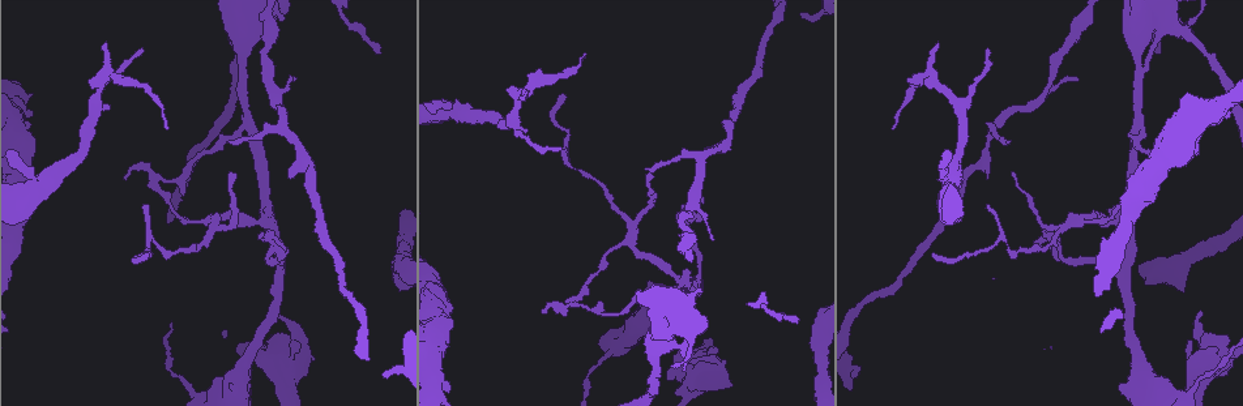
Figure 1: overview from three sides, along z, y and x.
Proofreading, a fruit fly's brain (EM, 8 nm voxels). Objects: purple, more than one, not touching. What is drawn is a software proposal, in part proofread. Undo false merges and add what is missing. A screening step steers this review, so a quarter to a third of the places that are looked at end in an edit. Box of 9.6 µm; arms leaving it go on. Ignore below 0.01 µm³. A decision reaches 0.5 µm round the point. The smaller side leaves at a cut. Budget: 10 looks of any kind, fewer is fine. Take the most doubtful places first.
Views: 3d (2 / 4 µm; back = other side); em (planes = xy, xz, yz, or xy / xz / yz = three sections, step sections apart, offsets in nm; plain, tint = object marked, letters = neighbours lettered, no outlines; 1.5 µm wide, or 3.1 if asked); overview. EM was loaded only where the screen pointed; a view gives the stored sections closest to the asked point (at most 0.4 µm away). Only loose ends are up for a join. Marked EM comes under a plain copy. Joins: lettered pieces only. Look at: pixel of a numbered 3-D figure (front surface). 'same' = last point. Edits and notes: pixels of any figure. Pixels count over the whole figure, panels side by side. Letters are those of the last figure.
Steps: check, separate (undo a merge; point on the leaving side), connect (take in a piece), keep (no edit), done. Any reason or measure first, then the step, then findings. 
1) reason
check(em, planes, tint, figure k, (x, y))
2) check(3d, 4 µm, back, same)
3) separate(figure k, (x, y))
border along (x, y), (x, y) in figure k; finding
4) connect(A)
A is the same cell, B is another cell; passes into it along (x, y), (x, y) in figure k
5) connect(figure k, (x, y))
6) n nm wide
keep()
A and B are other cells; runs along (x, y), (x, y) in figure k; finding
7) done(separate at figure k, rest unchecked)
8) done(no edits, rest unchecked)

a narrow waist
check(3d, 4 µm, figure 1, (582, 304))

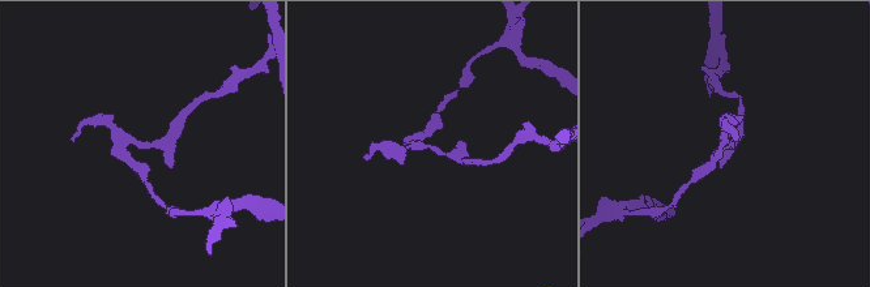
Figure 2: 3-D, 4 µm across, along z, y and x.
now the EM
check(em, planes, letters, figure 2, (134, 144))

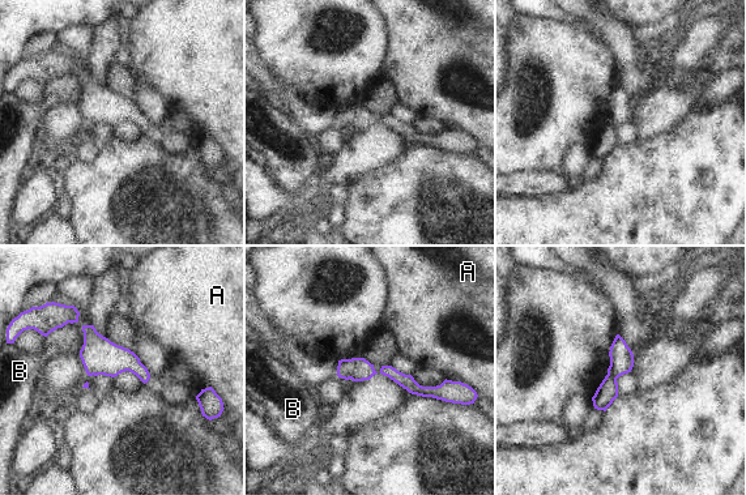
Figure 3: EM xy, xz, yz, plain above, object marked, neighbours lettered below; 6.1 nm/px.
separate(figure 3, (621, 357))
A and B are other cells; the part that leaves runs along (340, 368), (389, 371), (420, 391), (460, 385) in figure 3; a second cell is stuck on

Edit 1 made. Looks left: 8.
free end
check(3d, 4 µm, figure 1, (1212, 347))

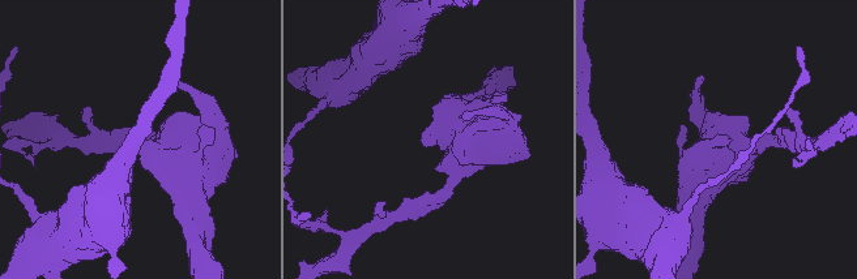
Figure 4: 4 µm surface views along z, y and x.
now the EM
check(em, planes, letters, figure 4, (422, 135))

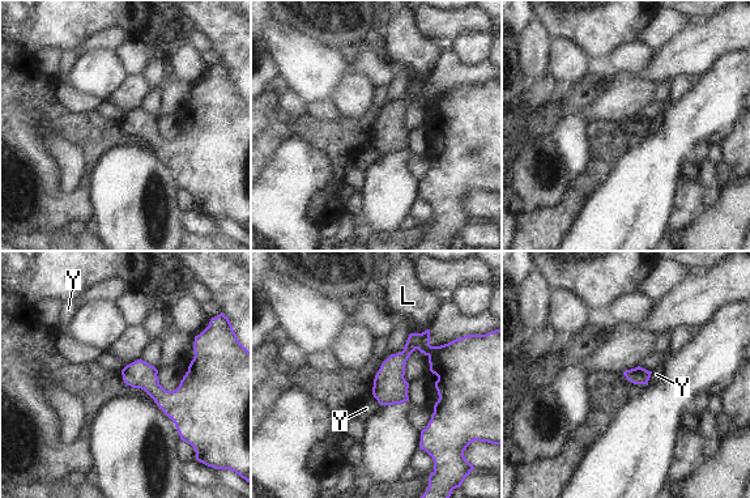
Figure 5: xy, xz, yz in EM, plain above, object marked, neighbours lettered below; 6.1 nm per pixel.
keep()
L and Y are other cells; border along (652, 371), (647, 384) in figure 5; no lettered piece goes on from it

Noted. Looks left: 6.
done(separate at figure 3, rest unchecked)

